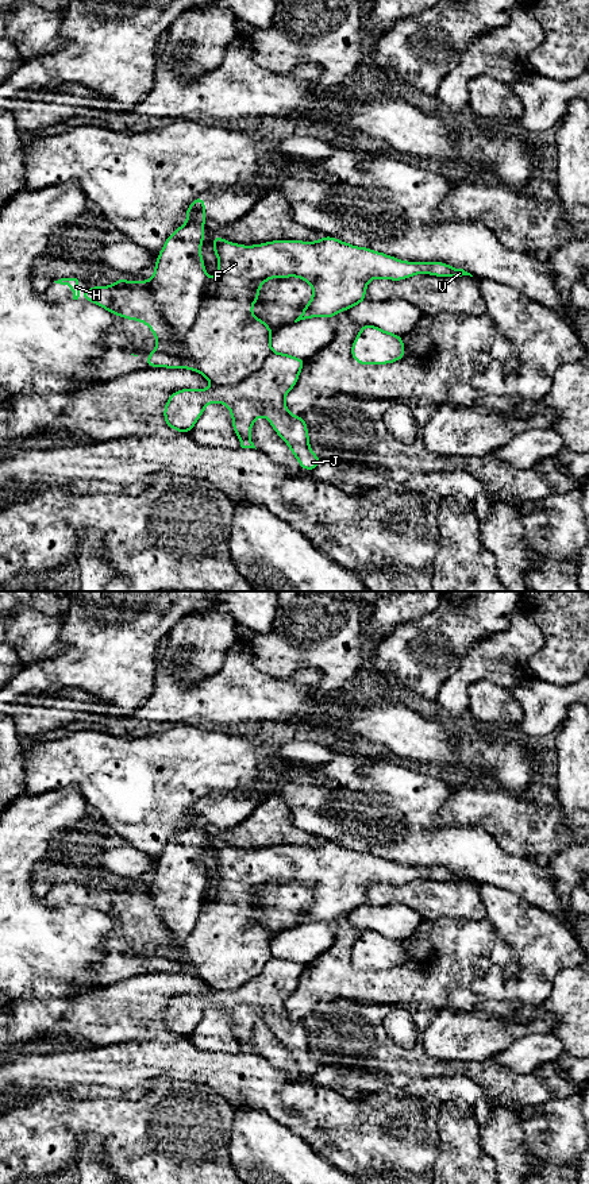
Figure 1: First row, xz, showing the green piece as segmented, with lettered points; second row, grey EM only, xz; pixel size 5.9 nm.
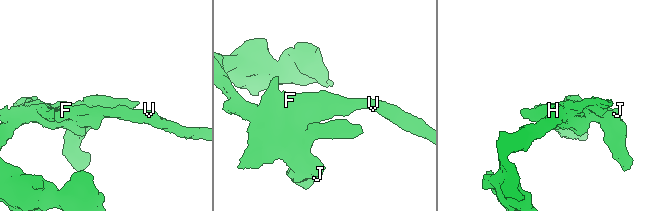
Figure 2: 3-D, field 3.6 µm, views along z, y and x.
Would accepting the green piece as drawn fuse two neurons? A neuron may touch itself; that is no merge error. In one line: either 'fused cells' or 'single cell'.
fused cells

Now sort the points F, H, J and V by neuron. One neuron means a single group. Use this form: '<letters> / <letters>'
F H V / J

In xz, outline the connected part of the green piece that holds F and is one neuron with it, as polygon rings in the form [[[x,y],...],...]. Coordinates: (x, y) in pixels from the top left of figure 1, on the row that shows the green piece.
[[[213,236],[212,247],[219,259],[219,270],[215,277],[208,278],[197,317],[184,338],[176,338],[169,332],[162,309],[153,298],[150,279],[128,282],[120,277],[109,286],[88,288],[84,300],[100,305],[112,315],[138,320],[150,327],[157,347],[149,352],[145,362],[147,367],[193,370],[219,387],[242,382],[258,371],[272,352],[272,328],[251,313],[253,304],[259,298],[258,289],[269,278],[299,277],[312,286],[312,298],[294,320],[297,323],[311,317],[332,319],[340,311],[350,311],[354,305],[362,304],[372,278],[403,281],[419,273],[436,277],[473,277],[463,269],[451,267],[444,262],[405,262],[367,247],[351,246],[332,236],[323,236],[317,242],[272,240],[254,246],[236,244]]]

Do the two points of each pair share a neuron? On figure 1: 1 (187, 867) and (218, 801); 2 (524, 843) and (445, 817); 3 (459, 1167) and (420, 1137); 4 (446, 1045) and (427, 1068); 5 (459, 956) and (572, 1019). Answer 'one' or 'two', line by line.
1: one
2: one
3: two
4: two
5: two

